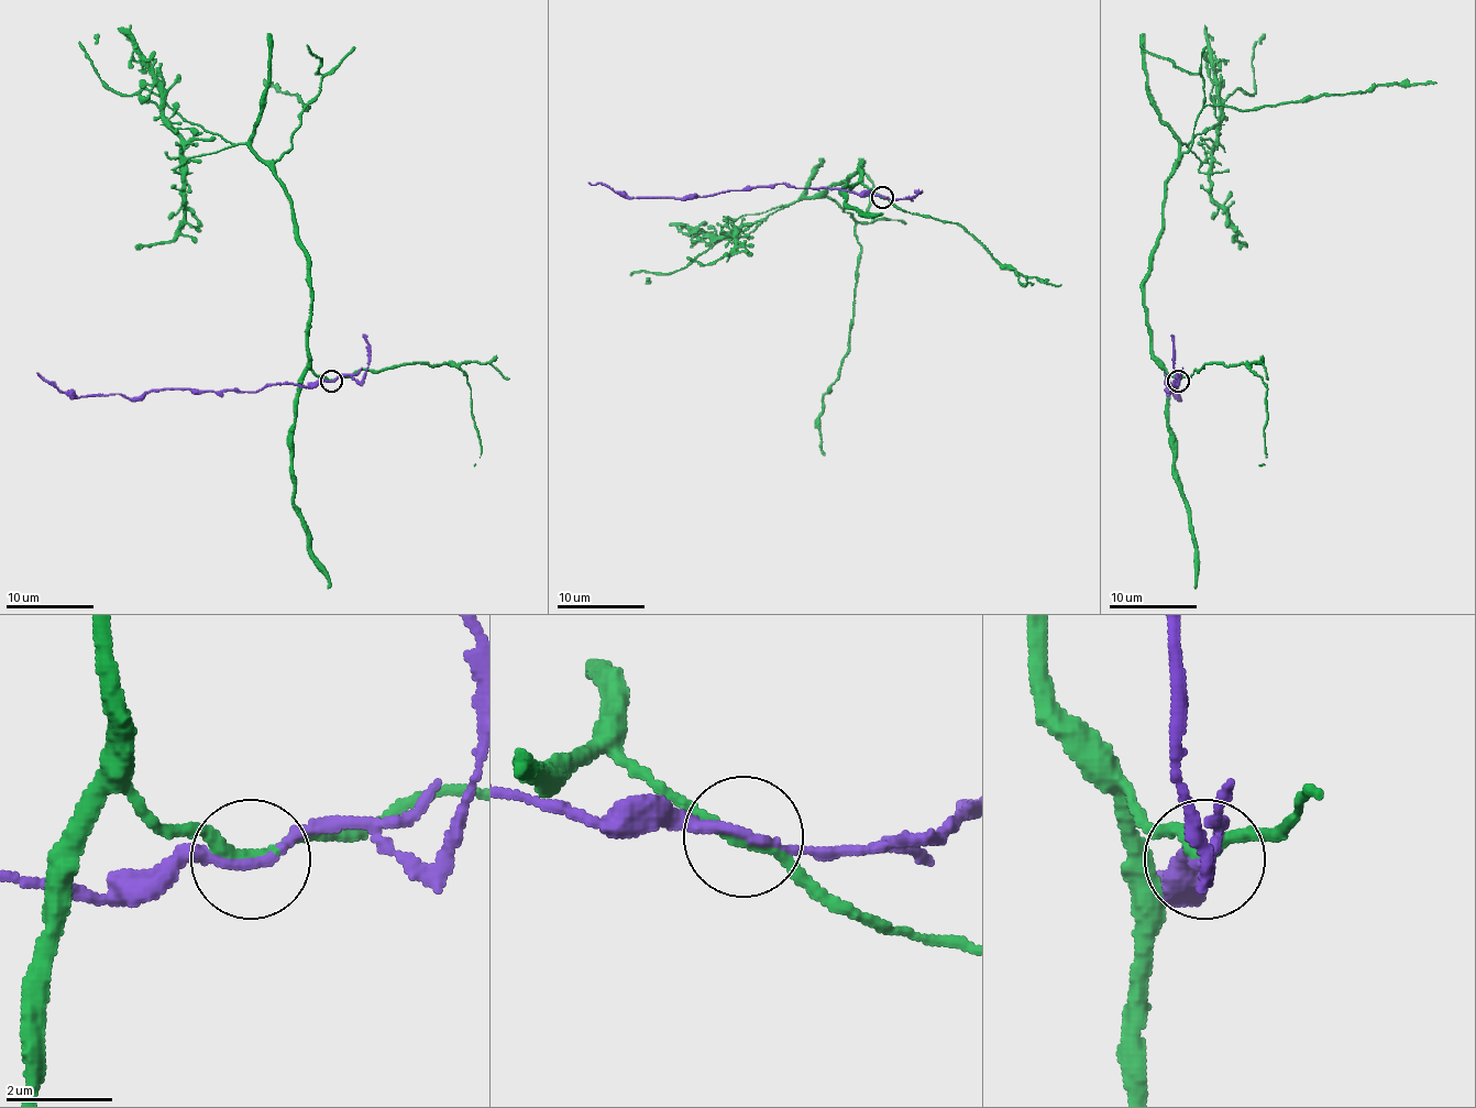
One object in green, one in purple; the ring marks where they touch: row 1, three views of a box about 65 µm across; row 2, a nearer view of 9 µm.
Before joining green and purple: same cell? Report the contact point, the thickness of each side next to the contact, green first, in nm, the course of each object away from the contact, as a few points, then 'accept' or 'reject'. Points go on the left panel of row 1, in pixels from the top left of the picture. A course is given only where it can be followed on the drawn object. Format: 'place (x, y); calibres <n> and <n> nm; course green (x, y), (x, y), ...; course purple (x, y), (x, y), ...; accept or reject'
place (331, 381); calibres 200 and 190 nm; course green (331, 380), (311, 369), (307, 353), (309, 258), (274, 163), (309, 107), (305, 111), (273, 83); course purple (331, 380), (305, 386), (266, 384), (257, 391), (163, 388), (136, 397), (117, 393), (72, 395), (36, 373); reject

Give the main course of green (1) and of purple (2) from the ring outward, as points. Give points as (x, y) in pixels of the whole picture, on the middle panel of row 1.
1: (883, 197), (863, 184), (863, 162), (826, 193), (852, 215), (861, 254), (848, 352), (824, 396), (824, 456)
2: (883, 197), (784, 184), (689, 197), (623, 197), (603, 184), (587, 182)

